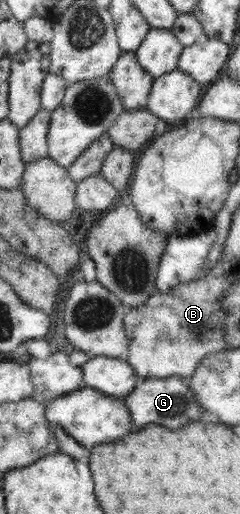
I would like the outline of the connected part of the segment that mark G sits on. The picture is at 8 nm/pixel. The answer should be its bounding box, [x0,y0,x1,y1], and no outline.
[123,375,204,429]

